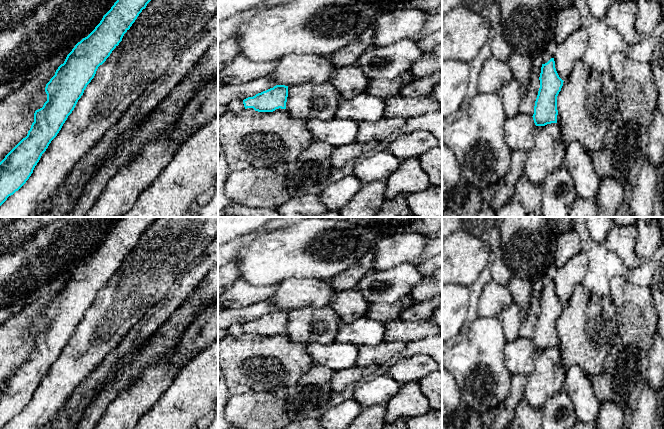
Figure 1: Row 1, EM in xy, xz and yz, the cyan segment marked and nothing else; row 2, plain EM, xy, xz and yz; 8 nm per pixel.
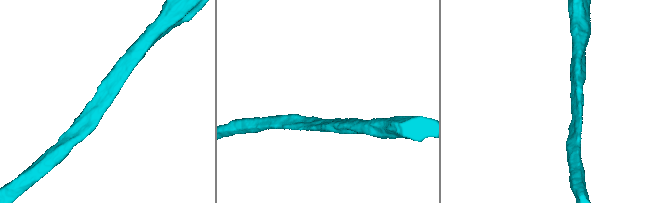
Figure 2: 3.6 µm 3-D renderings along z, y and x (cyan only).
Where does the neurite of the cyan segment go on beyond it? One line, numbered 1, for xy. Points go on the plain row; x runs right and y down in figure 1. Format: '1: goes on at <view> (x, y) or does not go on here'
1: does not go on here

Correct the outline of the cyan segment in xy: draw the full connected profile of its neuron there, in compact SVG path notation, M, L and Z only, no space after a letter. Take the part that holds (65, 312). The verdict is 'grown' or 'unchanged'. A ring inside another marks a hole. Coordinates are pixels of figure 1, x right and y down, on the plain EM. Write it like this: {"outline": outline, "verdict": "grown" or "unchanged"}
{"outline": "M123 217L111 233L103 240L95 253L67 279L63 288L46 308L47 325L34 337L34 346L25 362L23 362L0 386L0 429L9 420L18 415L29 403L42 378L51 365L57 360L68 340L74 334L87 309L94 302L96 295L112 275L122 265L124 258L130 253L147 228L159 217Z", "verdict": "unchanged"}

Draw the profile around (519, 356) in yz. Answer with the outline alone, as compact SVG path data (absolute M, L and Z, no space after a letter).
M519 336L513 342L506 341L503 353L505 367L511 375L528 377L533 372L537 352L532 340Z

